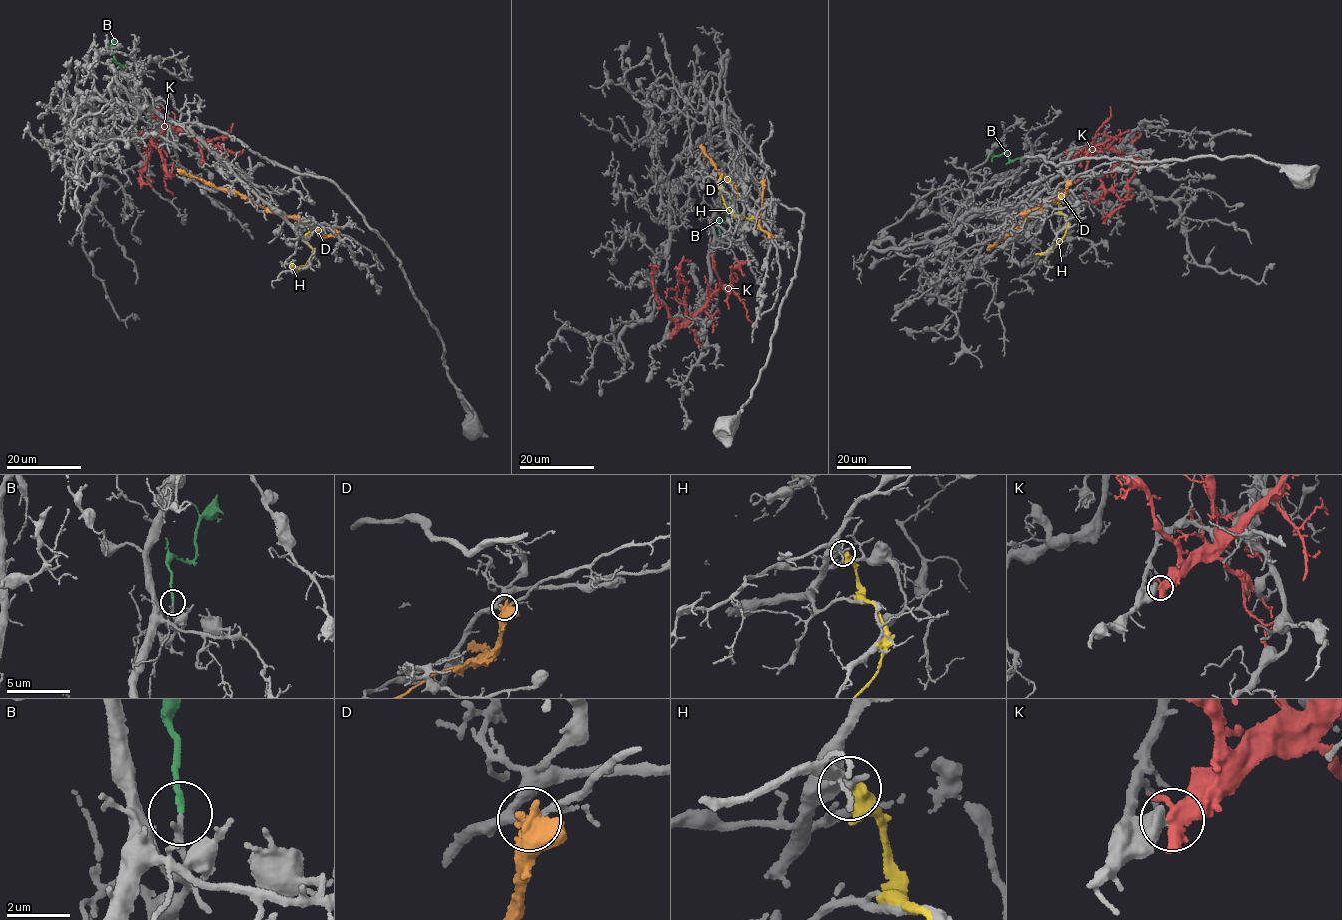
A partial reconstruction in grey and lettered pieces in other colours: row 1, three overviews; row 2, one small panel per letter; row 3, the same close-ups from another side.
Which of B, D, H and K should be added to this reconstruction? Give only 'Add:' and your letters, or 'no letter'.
Add: B

